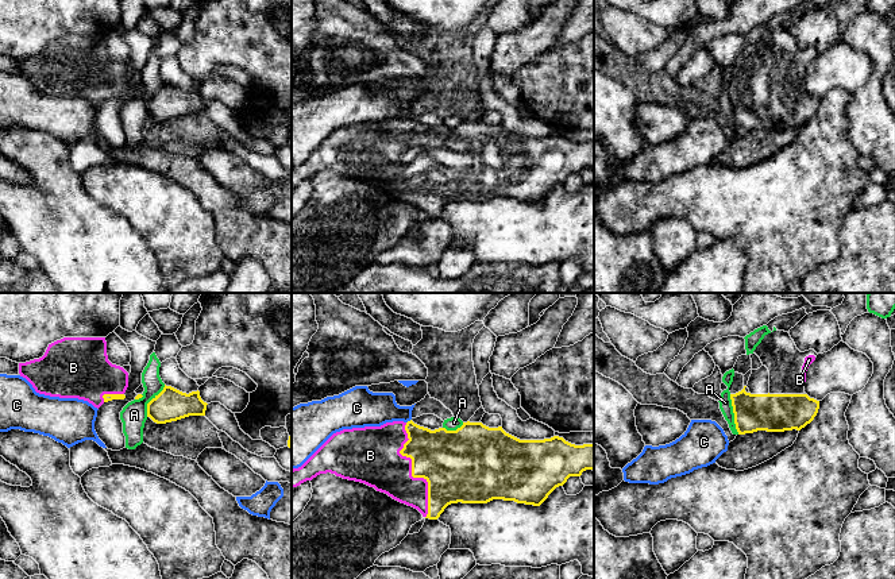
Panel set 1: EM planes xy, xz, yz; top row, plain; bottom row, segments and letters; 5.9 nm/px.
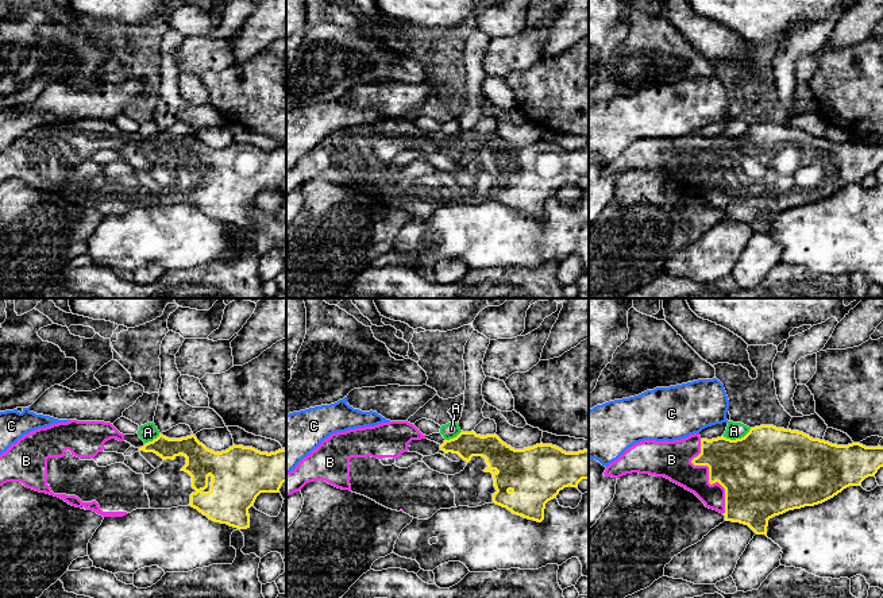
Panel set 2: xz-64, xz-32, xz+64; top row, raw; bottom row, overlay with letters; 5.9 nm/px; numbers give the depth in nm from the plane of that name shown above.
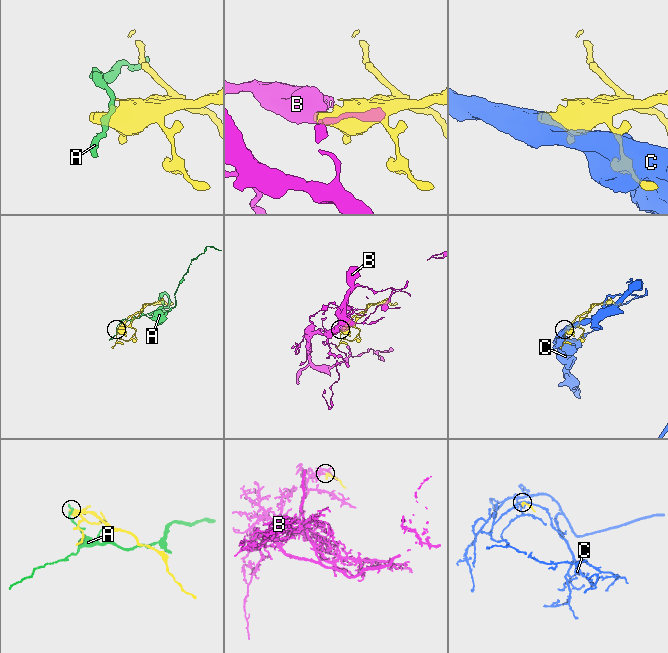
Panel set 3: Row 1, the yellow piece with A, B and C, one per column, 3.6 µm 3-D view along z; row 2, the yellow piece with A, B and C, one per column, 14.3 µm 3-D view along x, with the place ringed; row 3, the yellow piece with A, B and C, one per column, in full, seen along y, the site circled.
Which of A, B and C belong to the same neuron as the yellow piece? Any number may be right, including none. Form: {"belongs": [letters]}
{"belongs": ["B"]}

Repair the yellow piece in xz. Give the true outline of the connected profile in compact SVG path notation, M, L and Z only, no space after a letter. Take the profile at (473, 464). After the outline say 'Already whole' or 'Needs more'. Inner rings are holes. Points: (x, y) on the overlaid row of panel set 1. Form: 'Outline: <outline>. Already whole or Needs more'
Outline: M393 421L381 426L343 429L333 433L301 467L292 470L292 489L320 474L335 474L385 493L393 499L417 509L423 517L437 520L451 503L487 503L493 499L540 506L548 495L563 486L570 476L580 476L583 471L594 471L594 444L575 445L563 437L544 440L520 440L506 433L502 426L489 428L482 422L463 422L456 431L428 428Z. Needs more

